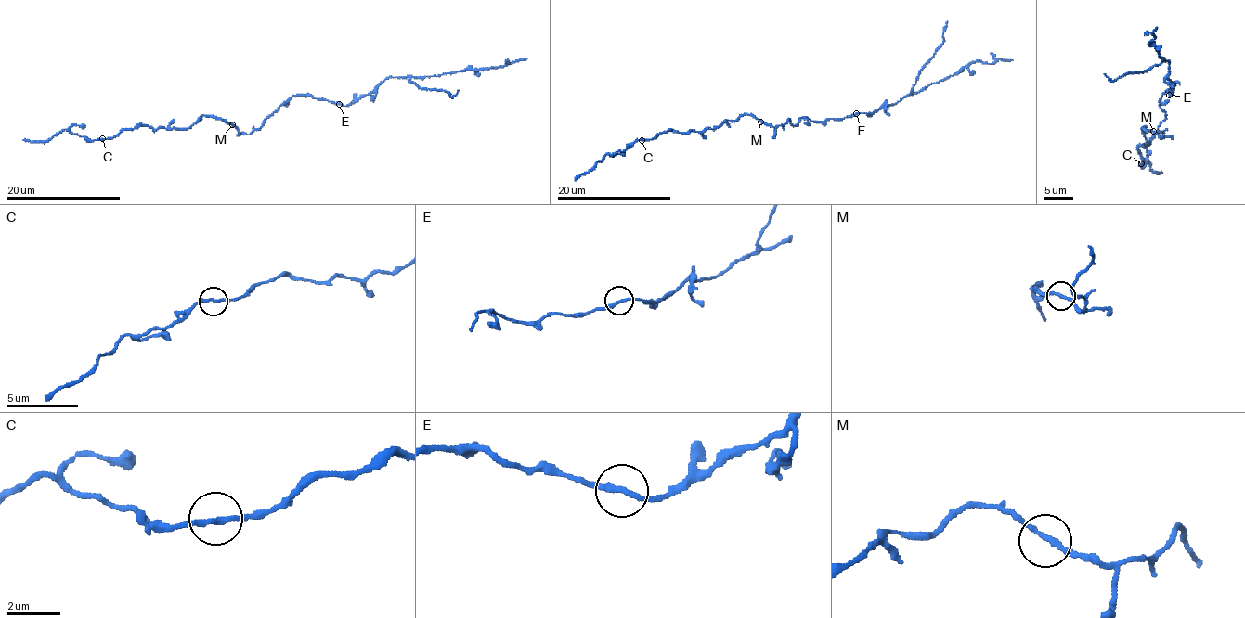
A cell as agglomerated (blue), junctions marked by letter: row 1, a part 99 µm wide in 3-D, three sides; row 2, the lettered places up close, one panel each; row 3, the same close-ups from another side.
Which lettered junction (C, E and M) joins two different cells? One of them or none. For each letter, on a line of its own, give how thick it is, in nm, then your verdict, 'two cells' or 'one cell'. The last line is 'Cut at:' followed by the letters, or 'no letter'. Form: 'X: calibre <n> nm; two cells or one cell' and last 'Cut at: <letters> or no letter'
C: calibre 200 nm; one cell
E: calibre 200 nm; one cell
M: calibre 200 nm; one cell
Cut at: no letter

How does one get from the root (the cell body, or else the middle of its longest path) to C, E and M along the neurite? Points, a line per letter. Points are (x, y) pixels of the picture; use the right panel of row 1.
C: (1165, 118), (1158, 127), (1162, 137), (1141, 129), (1145, 126), (1142, 132), (1148, 142), (1138, 145), (1141, 163)
E: (1165, 118), (1159, 105), (1162, 96), (1168, 90), (1169, 95)
M: (1165, 118), (1158, 127), (1162, 137), (1153, 131)

